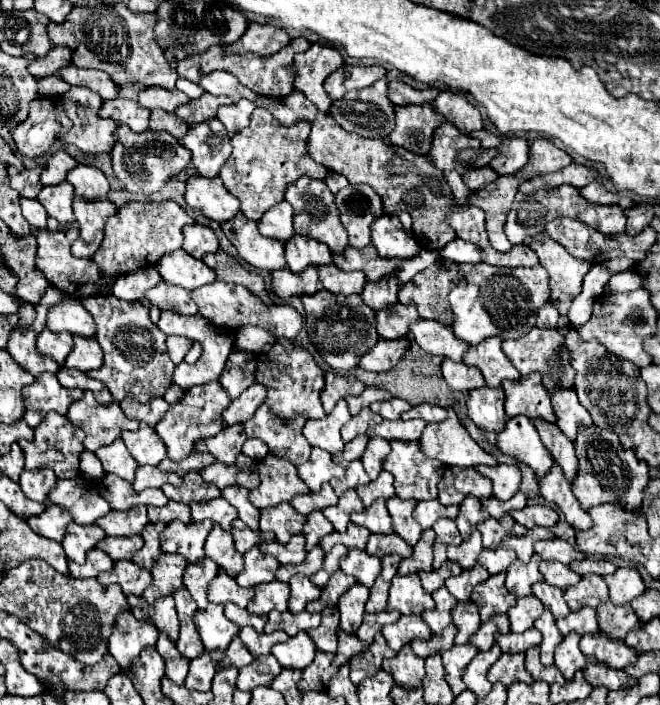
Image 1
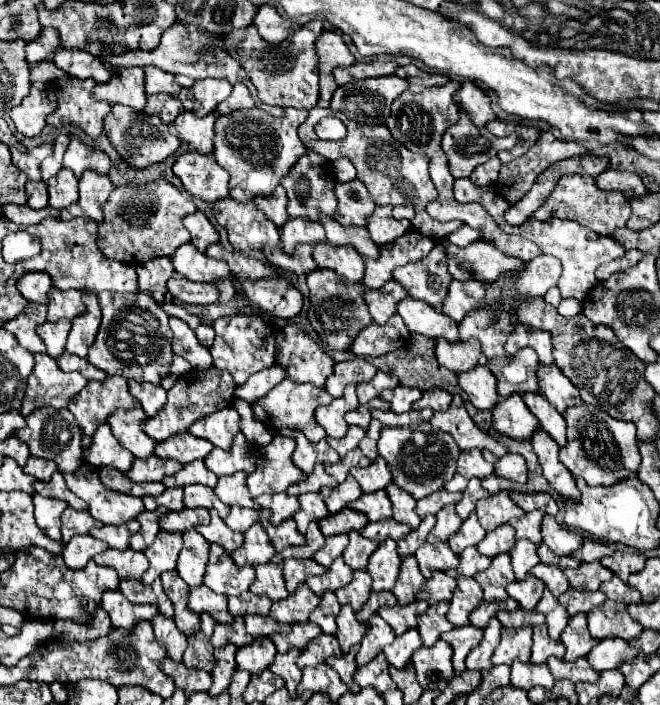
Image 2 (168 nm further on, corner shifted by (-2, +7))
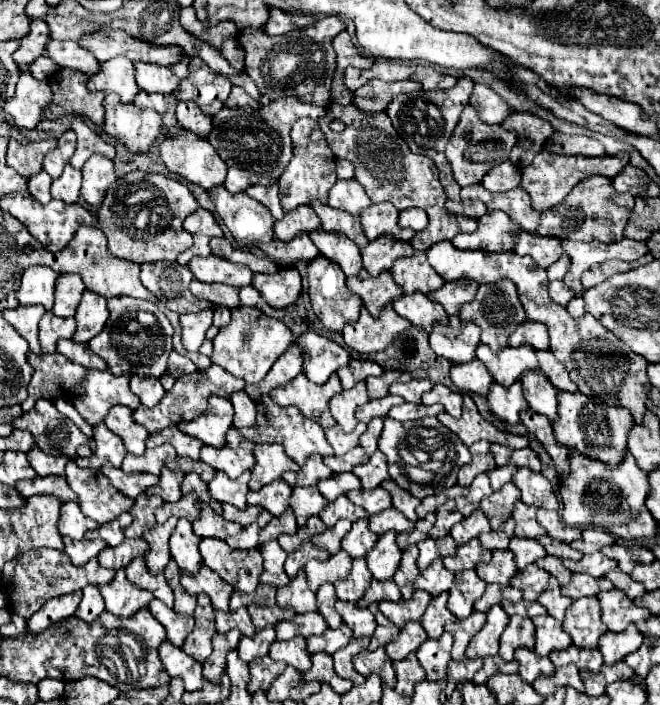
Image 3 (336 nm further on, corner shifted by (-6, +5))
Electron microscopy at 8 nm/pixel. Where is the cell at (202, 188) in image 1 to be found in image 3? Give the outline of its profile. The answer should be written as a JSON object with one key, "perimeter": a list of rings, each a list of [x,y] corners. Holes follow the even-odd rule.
{"perimeter":[[[175,126],[173,130],[179,130],[175,134],[171,134],[169,138],[165,138],[161,144],[159,144],[159,154],[165,162],[165,166],[169,168],[169,172],[175,172],[183,178],[187,178],[189,182],[193,184],[199,184],[201,188],[205,190],[211,190],[219,184],[223,184],[223,178],[227,176],[227,164],[219,158],[219,154],[215,154],[215,148],[201,136],[181,128],[181,126]]]}

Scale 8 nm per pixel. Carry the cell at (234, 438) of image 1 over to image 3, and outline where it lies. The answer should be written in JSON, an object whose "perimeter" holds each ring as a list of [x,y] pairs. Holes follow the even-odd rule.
{"perimeter":[[[219,398],[209,402],[209,408],[199,418],[193,418],[189,422],[179,422],[177,428],[189,436],[199,438],[201,442],[209,446],[223,446],[227,428],[233,426],[233,404],[227,398]]]}

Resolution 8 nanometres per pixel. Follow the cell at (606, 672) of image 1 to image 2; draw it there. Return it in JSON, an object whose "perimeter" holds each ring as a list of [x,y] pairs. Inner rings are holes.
{"perimeter":[[[601,640],[587,656],[595,672],[619,668],[623,662],[633,662],[637,658],[635,648],[629,648],[625,640]]]}

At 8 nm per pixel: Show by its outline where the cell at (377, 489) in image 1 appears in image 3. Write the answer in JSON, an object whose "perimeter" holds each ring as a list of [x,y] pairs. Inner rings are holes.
{"perimeter":[[[377,450],[367,464],[359,464],[353,468],[353,474],[361,480],[361,486],[367,490],[367,488],[375,488],[379,486],[381,482],[385,482],[389,478],[389,472],[387,472],[387,458],[383,458],[381,450]]]}

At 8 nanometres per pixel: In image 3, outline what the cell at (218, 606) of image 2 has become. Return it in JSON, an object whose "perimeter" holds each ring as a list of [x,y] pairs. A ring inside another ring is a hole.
{"perimeter":[[[201,564],[201,570],[197,574],[183,574],[181,576],[181,584],[189,594],[201,594],[205,592],[213,606],[219,610],[229,610],[229,596],[233,592],[231,584],[223,582],[223,578],[219,578],[219,574],[215,574],[211,568],[207,568],[205,564]]]}

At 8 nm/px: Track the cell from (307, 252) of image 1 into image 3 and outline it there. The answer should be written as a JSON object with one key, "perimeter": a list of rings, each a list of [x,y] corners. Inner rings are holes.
{"perimeter":[[[299,206],[291,212],[285,212],[285,216],[275,222],[273,232],[279,240],[289,242],[295,234],[311,232],[317,228],[321,228],[321,226],[319,226],[319,218],[317,218],[315,210],[311,210],[311,206]]]}

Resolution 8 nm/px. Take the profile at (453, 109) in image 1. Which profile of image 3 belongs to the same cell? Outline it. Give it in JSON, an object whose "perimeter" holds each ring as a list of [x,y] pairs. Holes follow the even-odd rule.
{"perimeter":[[[475,84],[471,104],[475,106],[479,118],[483,118],[483,122],[487,122],[487,124],[501,124],[511,114],[509,104],[505,100],[501,100],[485,84]]]}

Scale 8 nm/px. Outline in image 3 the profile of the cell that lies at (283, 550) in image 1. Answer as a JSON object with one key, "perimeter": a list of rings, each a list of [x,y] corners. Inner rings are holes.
{"perimeter":[[[285,510],[281,516],[273,516],[271,522],[259,530],[259,542],[267,542],[271,538],[277,538],[279,534],[295,534],[297,532],[297,522],[295,522],[295,514],[293,510]]]}

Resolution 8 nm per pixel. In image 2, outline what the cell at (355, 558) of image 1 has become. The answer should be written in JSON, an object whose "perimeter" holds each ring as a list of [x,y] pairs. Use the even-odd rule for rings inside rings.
{"perimeter":[[[349,532],[349,546],[343,552],[343,560],[353,568],[353,570],[367,570],[367,560],[369,556],[377,550],[379,544],[373,540],[363,538],[359,532]]]}

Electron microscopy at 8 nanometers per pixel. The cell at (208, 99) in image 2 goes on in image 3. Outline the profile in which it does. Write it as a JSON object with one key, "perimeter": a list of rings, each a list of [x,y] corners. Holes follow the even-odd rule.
{"perimeter":[[[193,56],[189,62],[189,76],[181,80],[175,96],[179,100],[195,102],[205,114],[213,116],[223,108],[231,86],[229,78],[213,72],[201,58]]]}

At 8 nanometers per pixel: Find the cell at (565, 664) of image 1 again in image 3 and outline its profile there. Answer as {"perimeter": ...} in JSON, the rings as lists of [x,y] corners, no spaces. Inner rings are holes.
{"perimeter":[[[597,598],[573,600],[565,612],[563,630],[573,638],[573,644],[595,648],[599,638],[607,632],[601,622],[601,606]]]}

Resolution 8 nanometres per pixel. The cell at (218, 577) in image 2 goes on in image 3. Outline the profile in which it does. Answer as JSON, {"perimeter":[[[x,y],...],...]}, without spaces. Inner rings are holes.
{"perimeter":[[[203,538],[199,544],[199,552],[203,556],[203,562],[215,570],[225,582],[231,582],[231,586],[239,592],[251,592],[259,586],[259,574],[263,570],[263,556],[259,548],[251,550],[233,550],[227,546],[225,540],[215,540],[215,538]]]}

